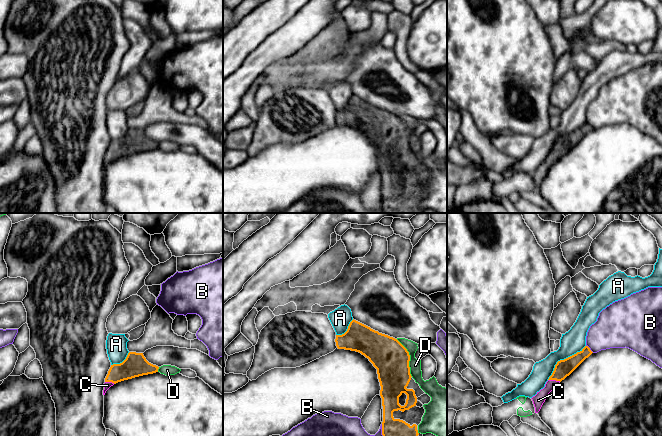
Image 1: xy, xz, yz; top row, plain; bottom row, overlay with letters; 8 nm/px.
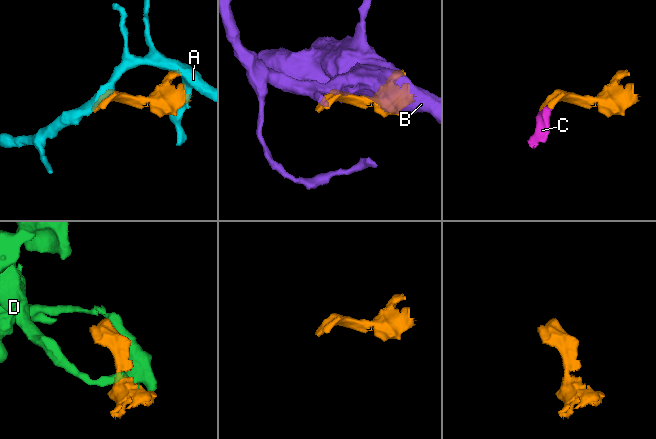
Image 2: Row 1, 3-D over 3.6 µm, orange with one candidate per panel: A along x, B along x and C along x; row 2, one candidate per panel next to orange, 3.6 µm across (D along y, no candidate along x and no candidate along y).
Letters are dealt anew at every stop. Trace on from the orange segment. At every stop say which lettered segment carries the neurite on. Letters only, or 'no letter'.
C

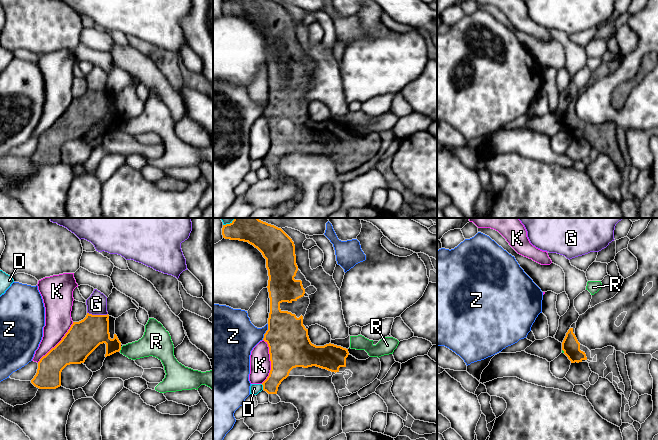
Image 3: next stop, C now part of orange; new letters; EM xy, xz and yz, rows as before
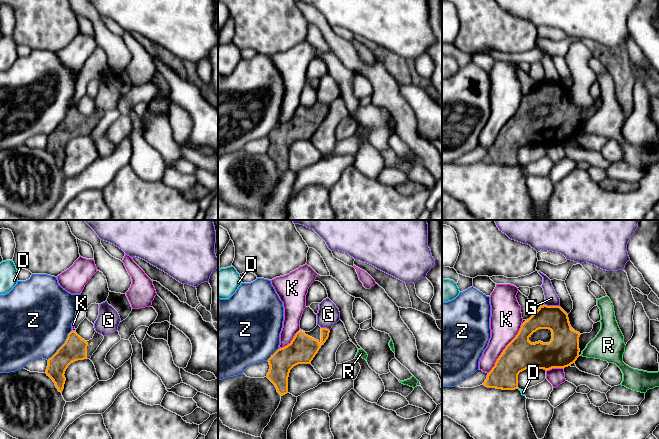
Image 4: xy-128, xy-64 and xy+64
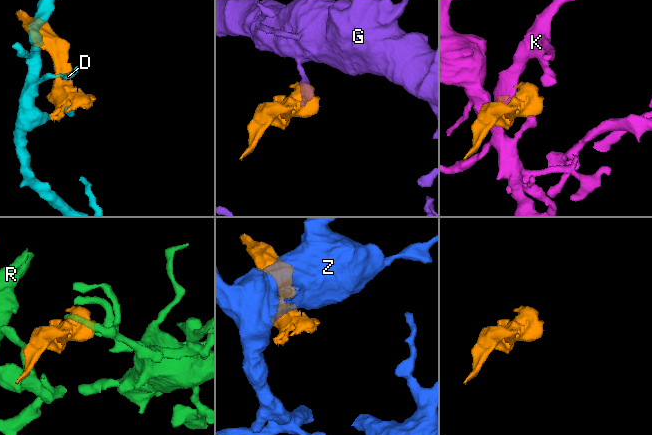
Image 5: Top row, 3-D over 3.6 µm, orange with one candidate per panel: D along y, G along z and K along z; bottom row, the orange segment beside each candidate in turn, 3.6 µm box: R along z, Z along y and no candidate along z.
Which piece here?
no letter

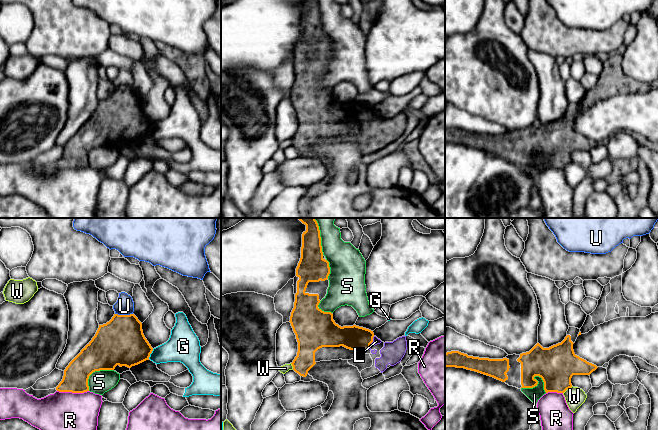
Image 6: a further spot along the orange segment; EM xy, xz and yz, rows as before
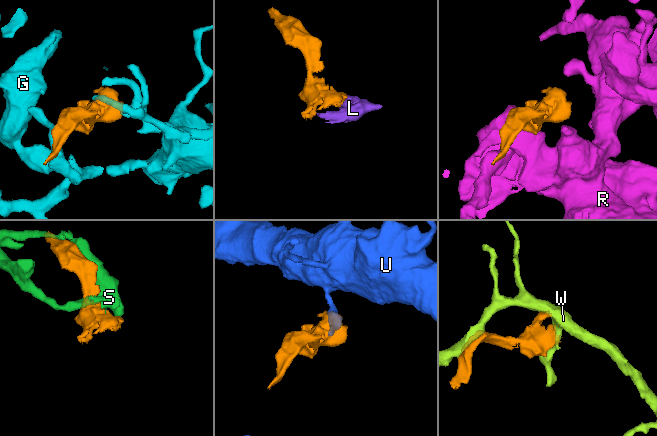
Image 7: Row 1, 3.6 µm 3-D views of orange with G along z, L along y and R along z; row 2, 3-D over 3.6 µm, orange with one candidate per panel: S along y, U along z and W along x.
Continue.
L

